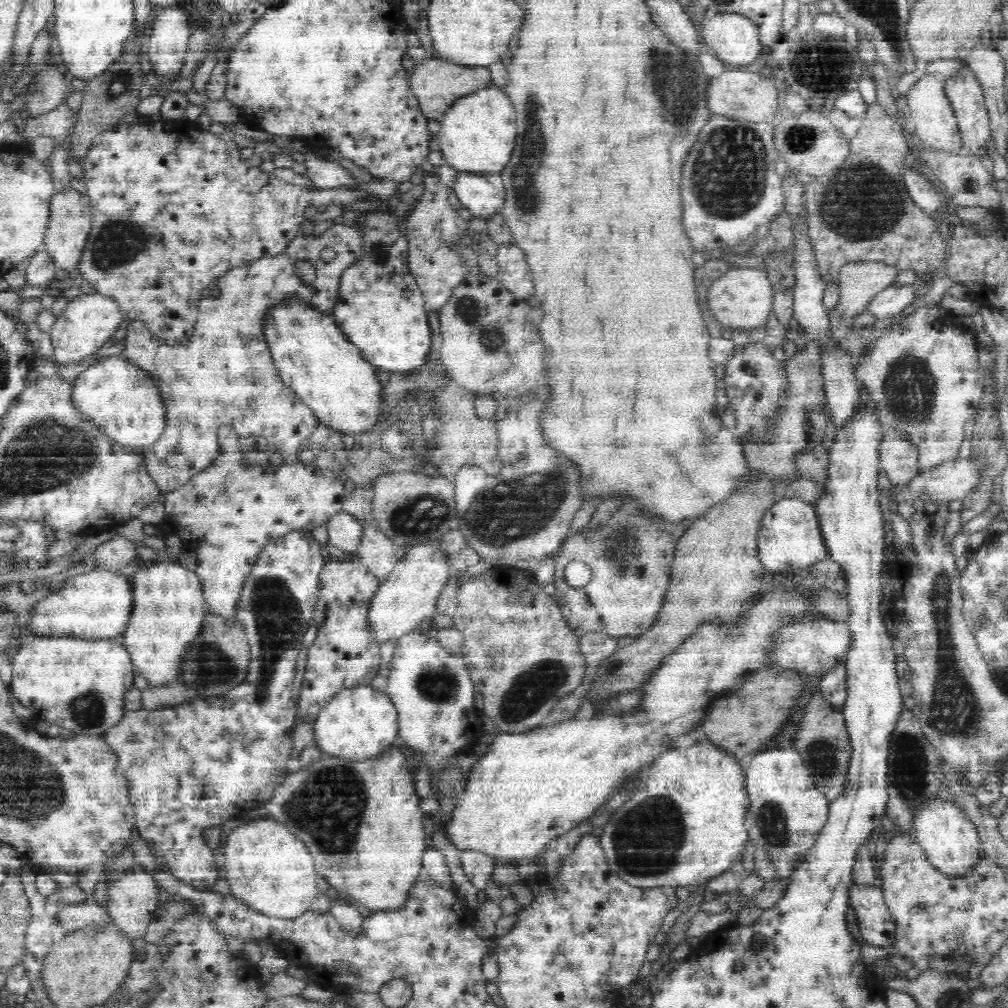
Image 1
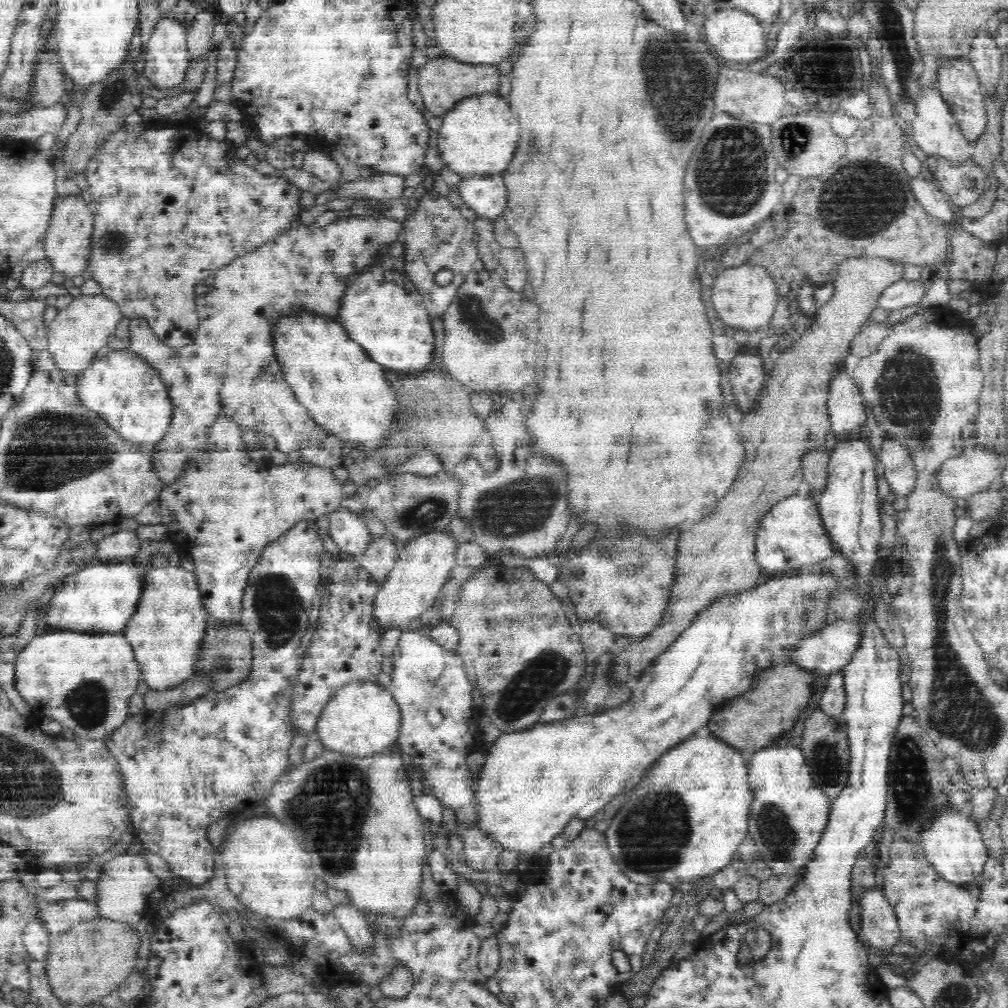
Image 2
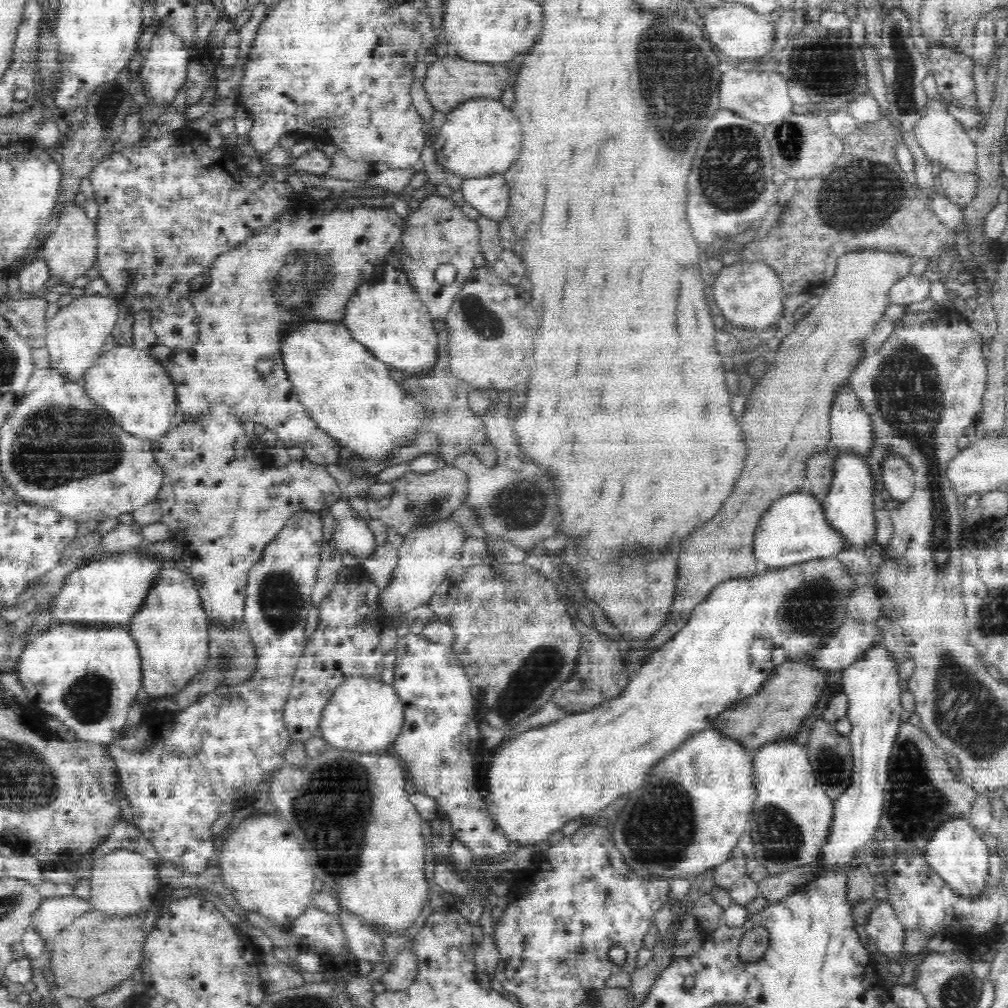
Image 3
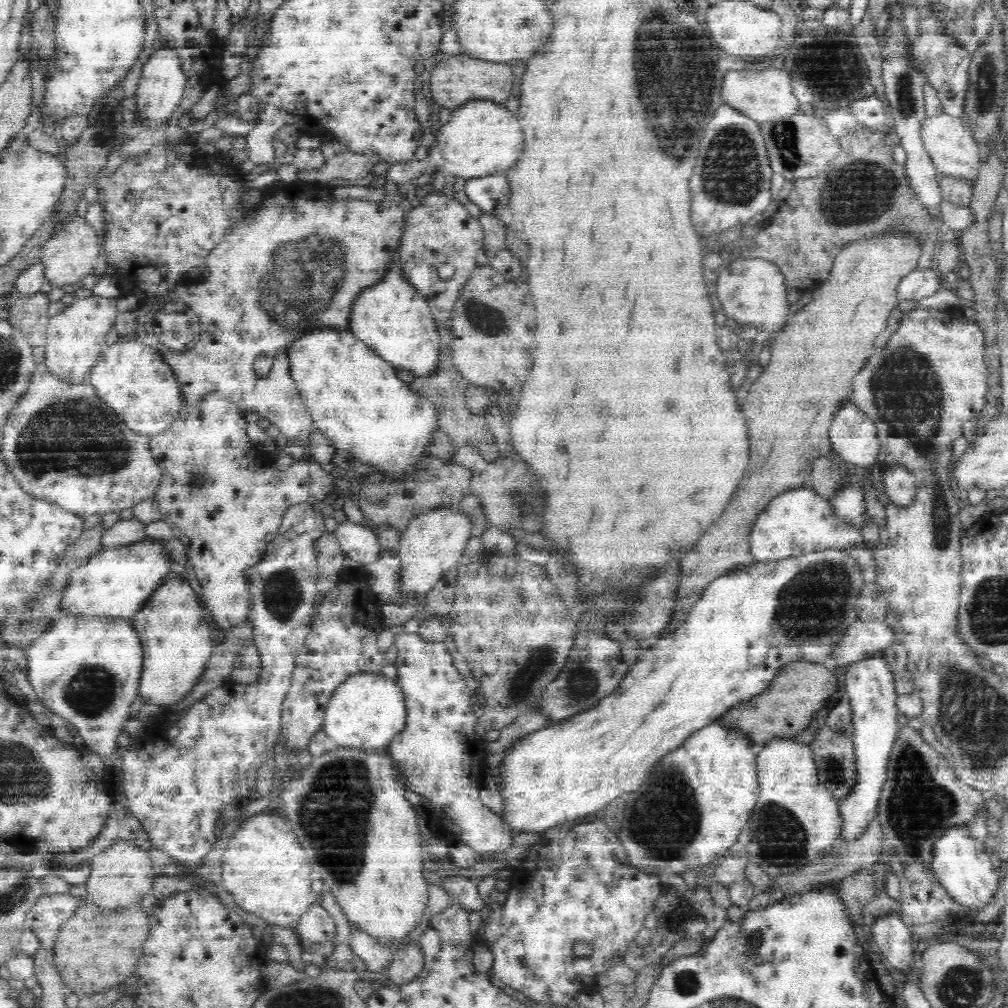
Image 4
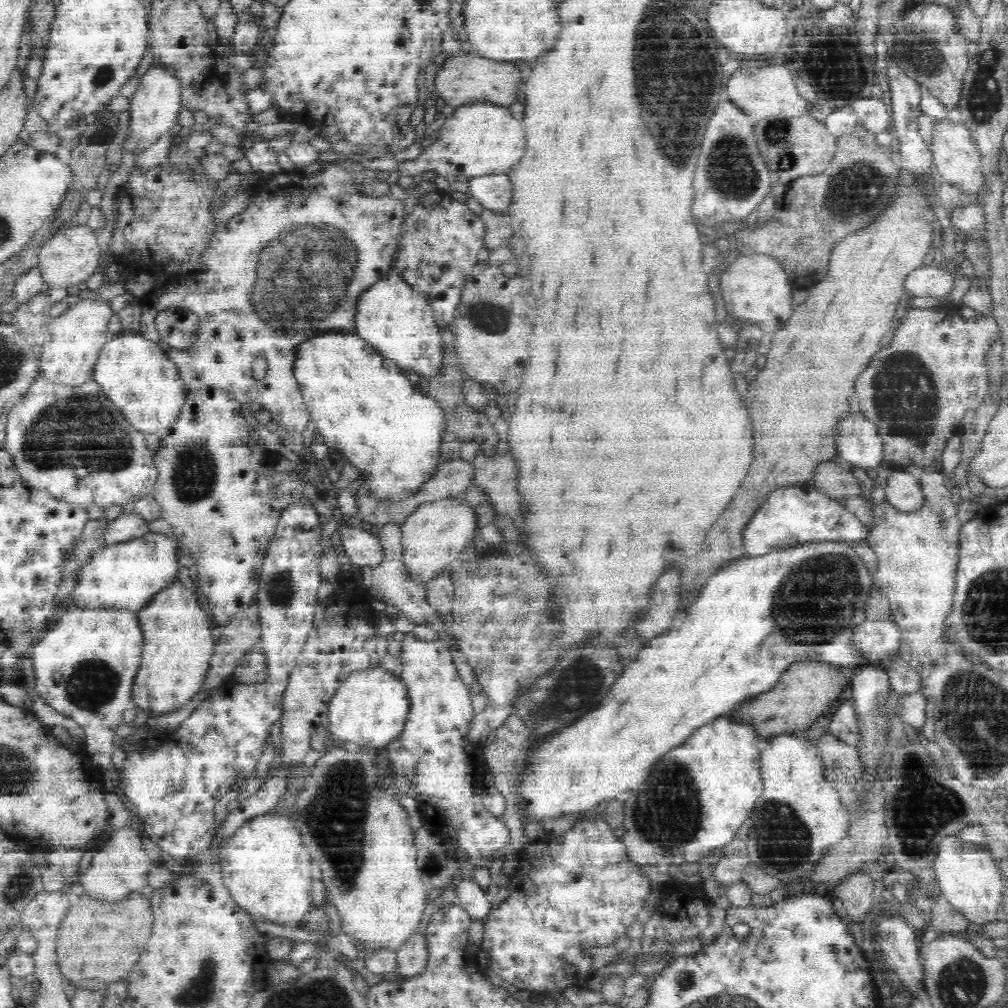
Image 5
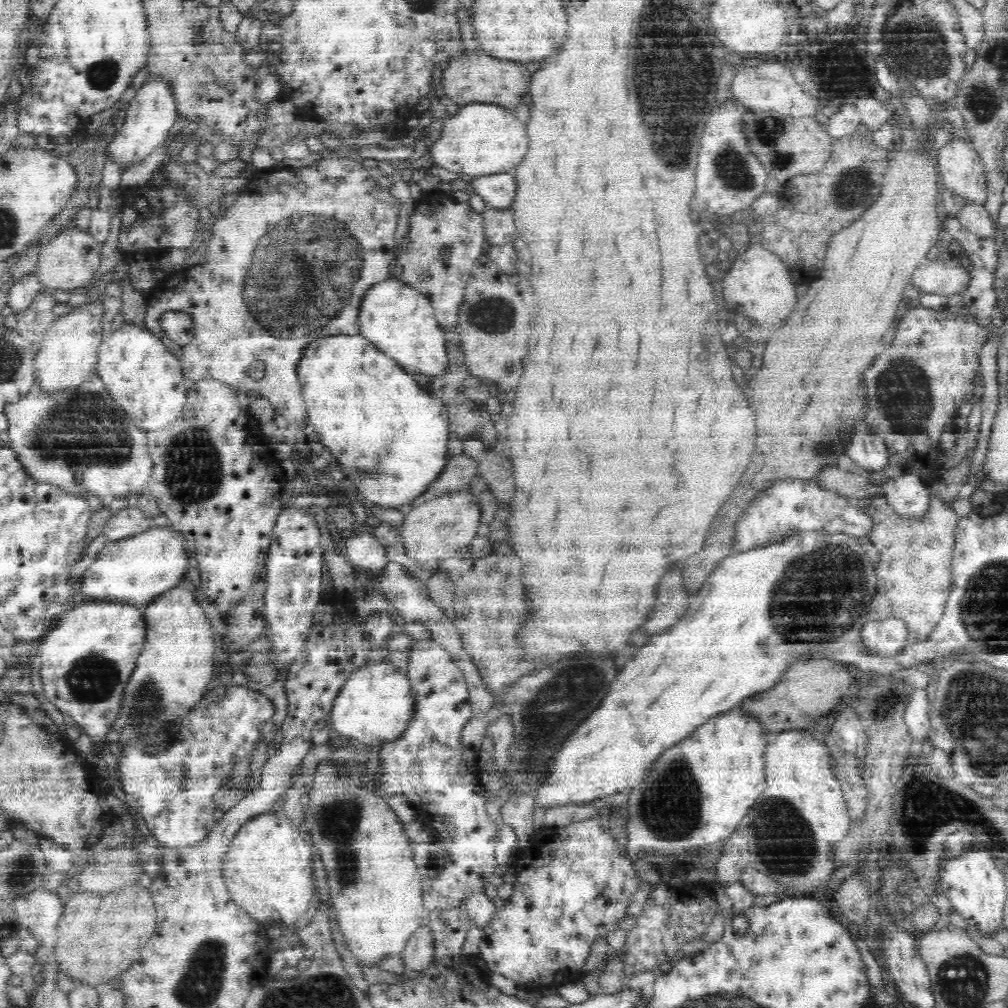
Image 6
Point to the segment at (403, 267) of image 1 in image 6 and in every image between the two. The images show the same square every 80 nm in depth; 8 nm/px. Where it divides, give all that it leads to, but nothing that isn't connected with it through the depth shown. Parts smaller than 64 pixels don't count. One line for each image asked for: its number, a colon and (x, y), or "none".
2: (382, 312)
3: (387, 316)
4: (391, 317)
5: (400, 323)
6: (395, 317)

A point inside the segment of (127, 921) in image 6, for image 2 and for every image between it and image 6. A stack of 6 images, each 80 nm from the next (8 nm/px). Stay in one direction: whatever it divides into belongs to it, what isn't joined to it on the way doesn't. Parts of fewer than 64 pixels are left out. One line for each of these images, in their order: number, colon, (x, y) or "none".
2: (87, 962)
3: (95, 953)
4: (96, 950)
5: (98, 942)

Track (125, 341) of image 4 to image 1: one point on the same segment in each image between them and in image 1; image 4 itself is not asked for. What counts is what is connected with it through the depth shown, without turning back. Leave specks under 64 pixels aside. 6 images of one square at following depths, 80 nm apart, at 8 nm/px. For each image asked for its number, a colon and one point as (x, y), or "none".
1: (120, 396)
2: (125, 388)
3: (130, 383)

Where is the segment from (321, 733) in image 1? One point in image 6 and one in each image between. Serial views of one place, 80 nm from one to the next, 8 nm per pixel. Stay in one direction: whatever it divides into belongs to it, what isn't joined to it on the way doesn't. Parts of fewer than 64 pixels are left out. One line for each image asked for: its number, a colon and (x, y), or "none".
2: (362, 718)
3: (365, 713)
4: (367, 711)
5: (370, 710)
6: (376, 704)

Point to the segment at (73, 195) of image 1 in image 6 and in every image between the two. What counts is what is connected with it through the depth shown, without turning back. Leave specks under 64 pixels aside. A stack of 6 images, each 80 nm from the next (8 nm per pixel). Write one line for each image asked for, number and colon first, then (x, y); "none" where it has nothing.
2: (68, 243)
3: (70, 250)
4: (70, 255)
5: (71, 256)
6: (69, 261)

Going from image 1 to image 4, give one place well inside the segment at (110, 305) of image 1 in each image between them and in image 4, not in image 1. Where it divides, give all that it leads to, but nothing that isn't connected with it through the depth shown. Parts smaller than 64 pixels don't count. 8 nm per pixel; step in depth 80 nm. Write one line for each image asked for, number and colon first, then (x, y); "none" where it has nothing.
2: (79, 331)
3: (75, 335)
4: (75, 338)

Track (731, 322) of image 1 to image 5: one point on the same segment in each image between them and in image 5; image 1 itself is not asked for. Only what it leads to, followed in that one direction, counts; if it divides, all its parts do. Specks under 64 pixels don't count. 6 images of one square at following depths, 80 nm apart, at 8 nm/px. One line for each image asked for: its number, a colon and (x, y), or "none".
2: (746, 297)
3: (750, 294)
4: (753, 291)
5: (755, 288)

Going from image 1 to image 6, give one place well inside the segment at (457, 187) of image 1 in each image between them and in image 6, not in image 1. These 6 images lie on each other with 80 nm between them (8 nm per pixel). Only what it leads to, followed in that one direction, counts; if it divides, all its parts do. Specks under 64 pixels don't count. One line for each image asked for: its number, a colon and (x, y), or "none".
2: (487, 195)
3: (490, 194)
4: (492, 192)
5: (494, 191)
6: (498, 190)

